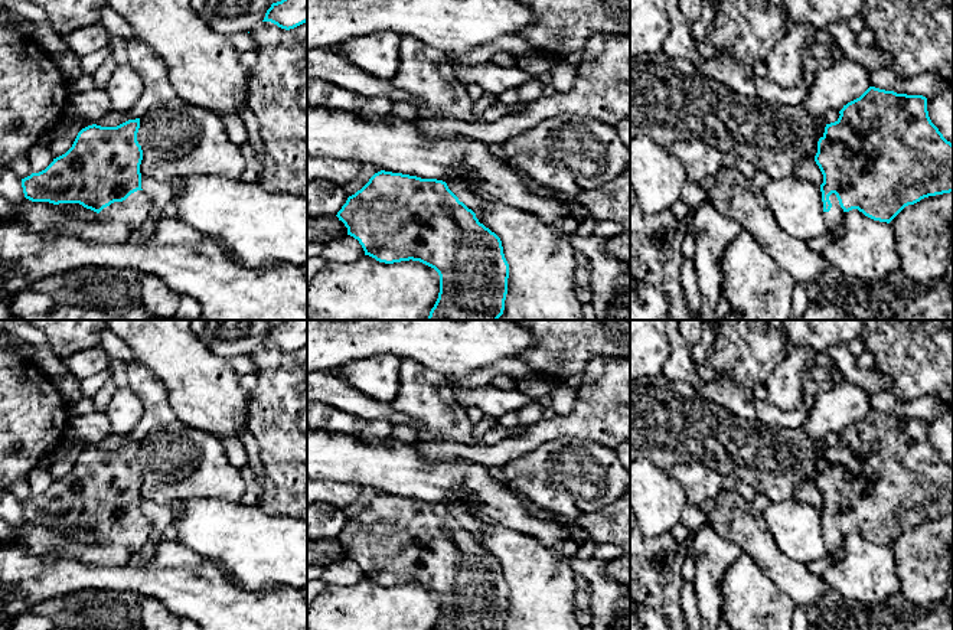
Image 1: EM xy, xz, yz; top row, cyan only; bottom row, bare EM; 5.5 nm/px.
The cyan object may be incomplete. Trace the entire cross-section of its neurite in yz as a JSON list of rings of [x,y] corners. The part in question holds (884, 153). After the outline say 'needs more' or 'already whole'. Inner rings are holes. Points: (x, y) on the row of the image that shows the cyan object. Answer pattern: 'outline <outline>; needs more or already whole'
outline [[[869,86],[839,114],[835,123],[826,124],[815,156],[823,174],[820,192],[828,235],[842,236],[843,215],[852,209],[890,223],[908,205],[953,193],[953,144],[931,123],[926,97]]]; needs more

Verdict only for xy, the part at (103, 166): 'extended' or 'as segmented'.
extended

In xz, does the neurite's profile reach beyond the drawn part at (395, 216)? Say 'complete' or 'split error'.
complete

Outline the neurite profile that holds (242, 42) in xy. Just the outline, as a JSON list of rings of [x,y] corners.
[[[238,32],[228,36],[232,46],[241,53],[241,52],[255,52],[257,45],[249,36],[248,32]]]

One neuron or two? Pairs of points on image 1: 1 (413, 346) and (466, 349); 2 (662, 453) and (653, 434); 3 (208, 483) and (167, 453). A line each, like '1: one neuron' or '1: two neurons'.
1: one neuron
2: one neuron
3: one neuron

